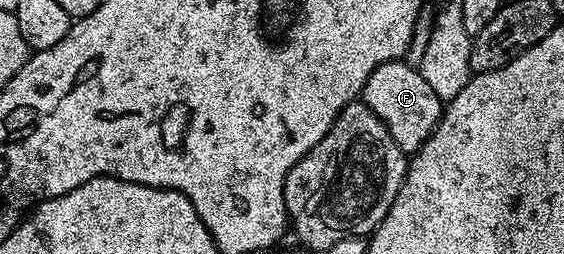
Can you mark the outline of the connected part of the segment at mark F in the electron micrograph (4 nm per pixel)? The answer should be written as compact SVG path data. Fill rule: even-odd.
M407 60L387 61L372 72L364 84L363 104L387 127L394 143L406 155L416 153L436 129L442 112L442 102L434 95L430 83L422 79L419 68L407 65Z

